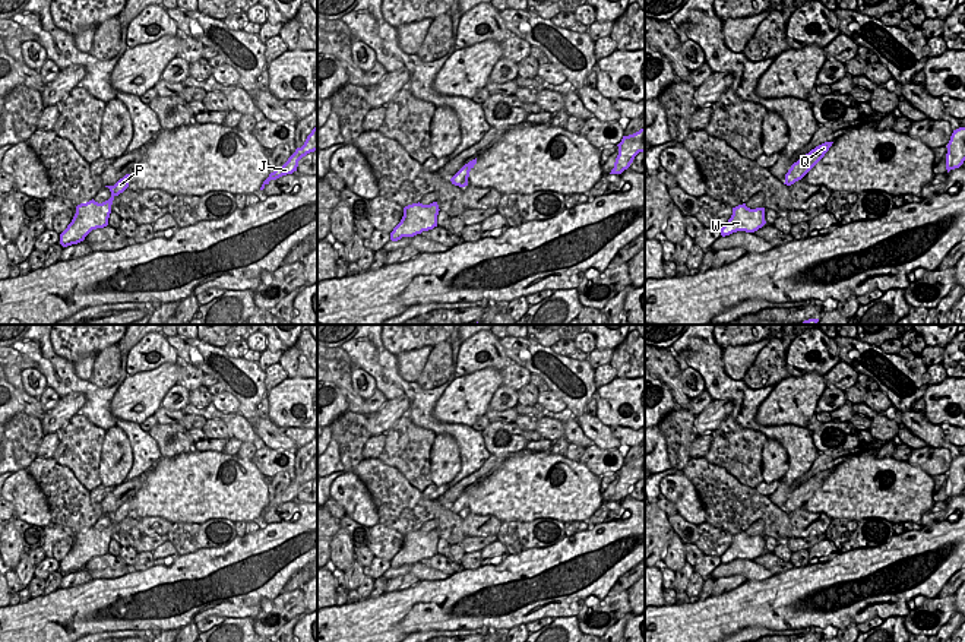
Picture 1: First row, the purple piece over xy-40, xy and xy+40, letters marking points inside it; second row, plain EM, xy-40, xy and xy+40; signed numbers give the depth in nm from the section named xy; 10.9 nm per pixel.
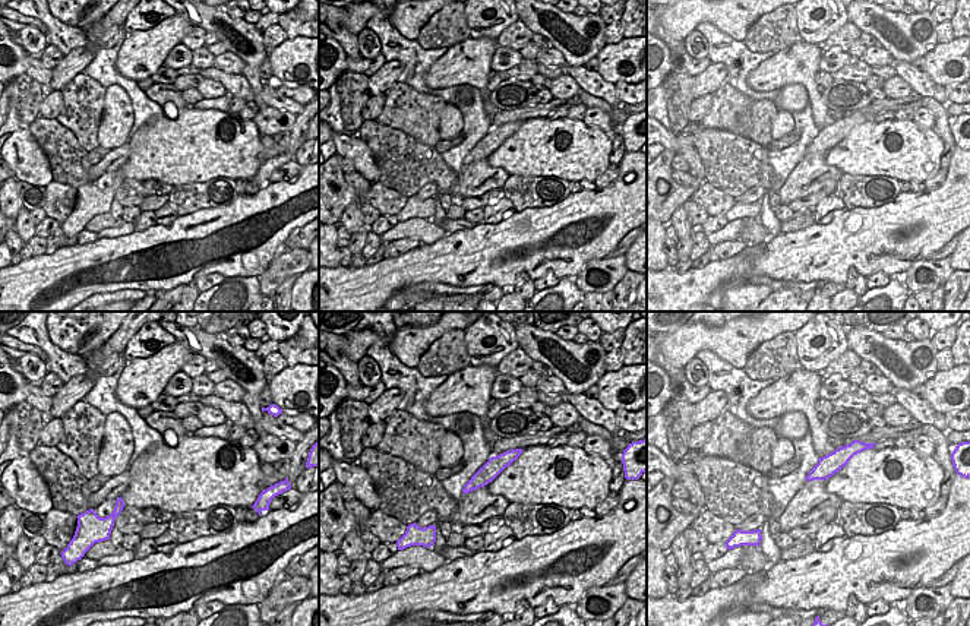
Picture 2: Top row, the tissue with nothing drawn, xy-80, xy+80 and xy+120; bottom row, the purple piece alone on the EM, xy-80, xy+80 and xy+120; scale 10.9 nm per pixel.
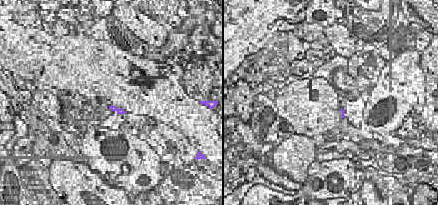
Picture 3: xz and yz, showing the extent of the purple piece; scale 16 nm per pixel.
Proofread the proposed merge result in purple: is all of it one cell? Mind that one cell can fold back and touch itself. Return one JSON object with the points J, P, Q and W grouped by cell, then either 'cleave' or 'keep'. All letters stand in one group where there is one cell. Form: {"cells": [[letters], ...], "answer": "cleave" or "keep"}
{"cells": [["J", "P", "Q", "W"]], "answer": "keep"}

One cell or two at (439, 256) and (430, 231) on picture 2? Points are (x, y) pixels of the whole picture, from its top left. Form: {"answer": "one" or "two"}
{"answer": "two"}

